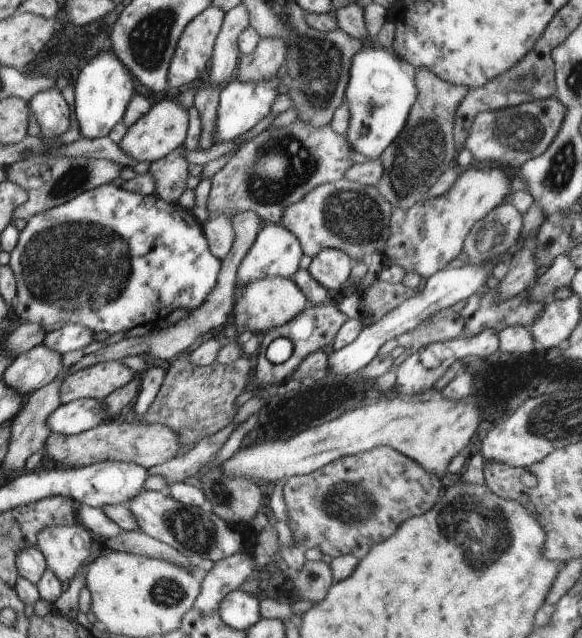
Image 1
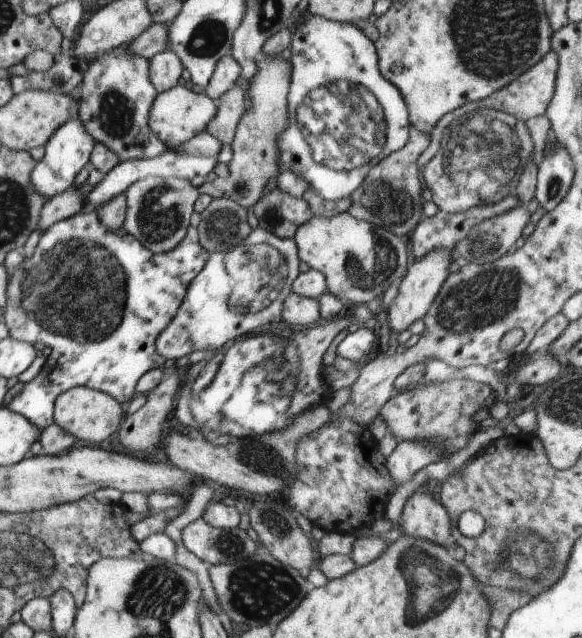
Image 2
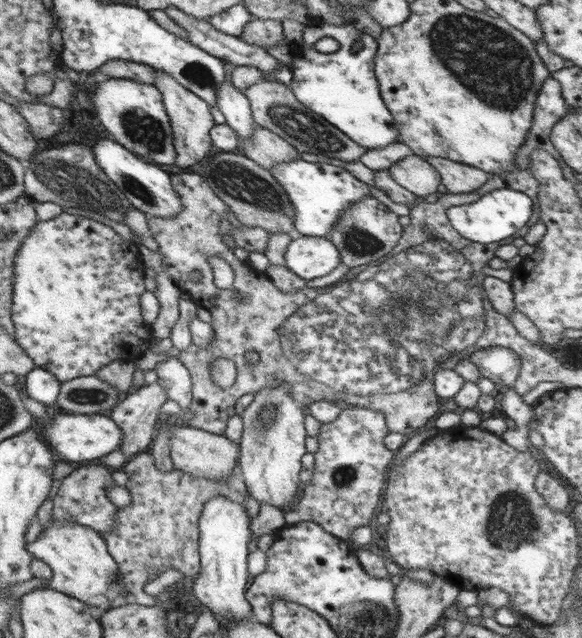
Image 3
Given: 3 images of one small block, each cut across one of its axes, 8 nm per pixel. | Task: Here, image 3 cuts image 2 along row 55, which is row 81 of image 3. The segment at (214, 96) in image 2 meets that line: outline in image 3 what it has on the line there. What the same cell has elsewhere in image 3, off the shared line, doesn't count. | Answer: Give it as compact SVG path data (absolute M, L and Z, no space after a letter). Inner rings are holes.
M226 80L220 90L216 105L225 116L226 124L235 130L241 141L248 140L254 132L255 120L251 115L251 106L244 91L238 90L232 80Z

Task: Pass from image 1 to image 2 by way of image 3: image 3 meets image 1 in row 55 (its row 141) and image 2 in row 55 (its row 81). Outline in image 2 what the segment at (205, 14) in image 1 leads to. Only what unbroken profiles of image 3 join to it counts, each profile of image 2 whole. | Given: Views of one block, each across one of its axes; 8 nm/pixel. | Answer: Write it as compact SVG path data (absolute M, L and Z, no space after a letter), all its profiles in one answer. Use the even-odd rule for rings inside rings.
M166 49L150 59L150 82L158 93L167 91L178 84L184 68L176 52Z

